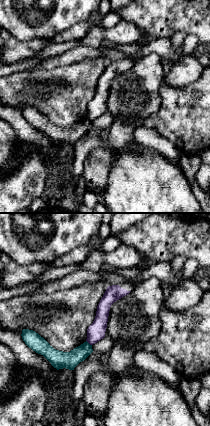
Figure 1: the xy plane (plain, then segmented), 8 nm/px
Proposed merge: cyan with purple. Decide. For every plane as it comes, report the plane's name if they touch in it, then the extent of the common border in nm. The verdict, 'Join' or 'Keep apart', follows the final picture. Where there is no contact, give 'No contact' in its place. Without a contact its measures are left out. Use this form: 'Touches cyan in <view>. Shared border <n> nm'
Touches cyan in xy. Shared border 60 nm

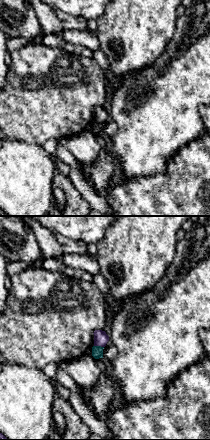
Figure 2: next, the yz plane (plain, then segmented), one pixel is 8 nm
Touches cyan in yz. Shared border 80 nm

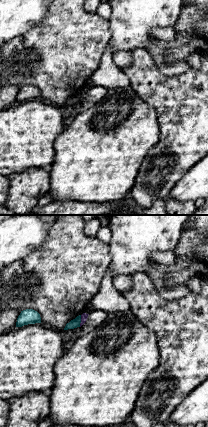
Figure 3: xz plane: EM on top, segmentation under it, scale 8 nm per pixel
Touches cyan in xz. Shared border 100 nm

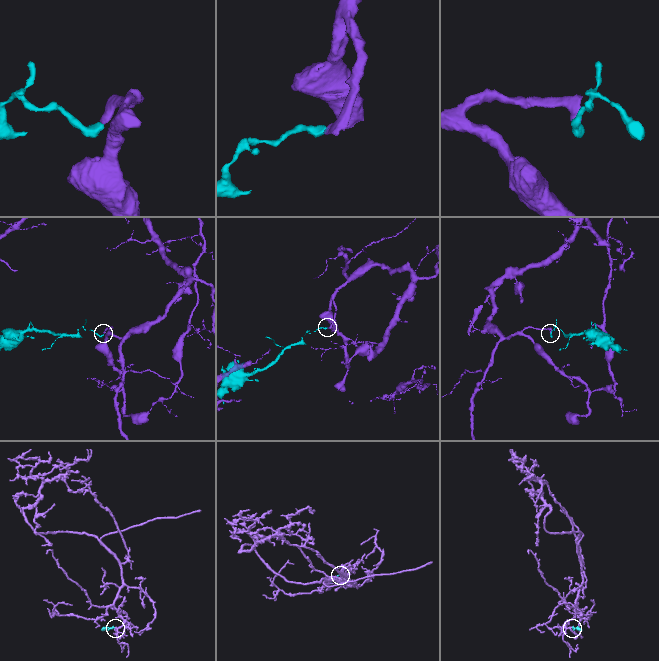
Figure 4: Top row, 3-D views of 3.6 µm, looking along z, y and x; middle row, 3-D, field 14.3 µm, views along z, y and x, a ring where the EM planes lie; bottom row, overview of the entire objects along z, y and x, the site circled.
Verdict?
Keep apart

